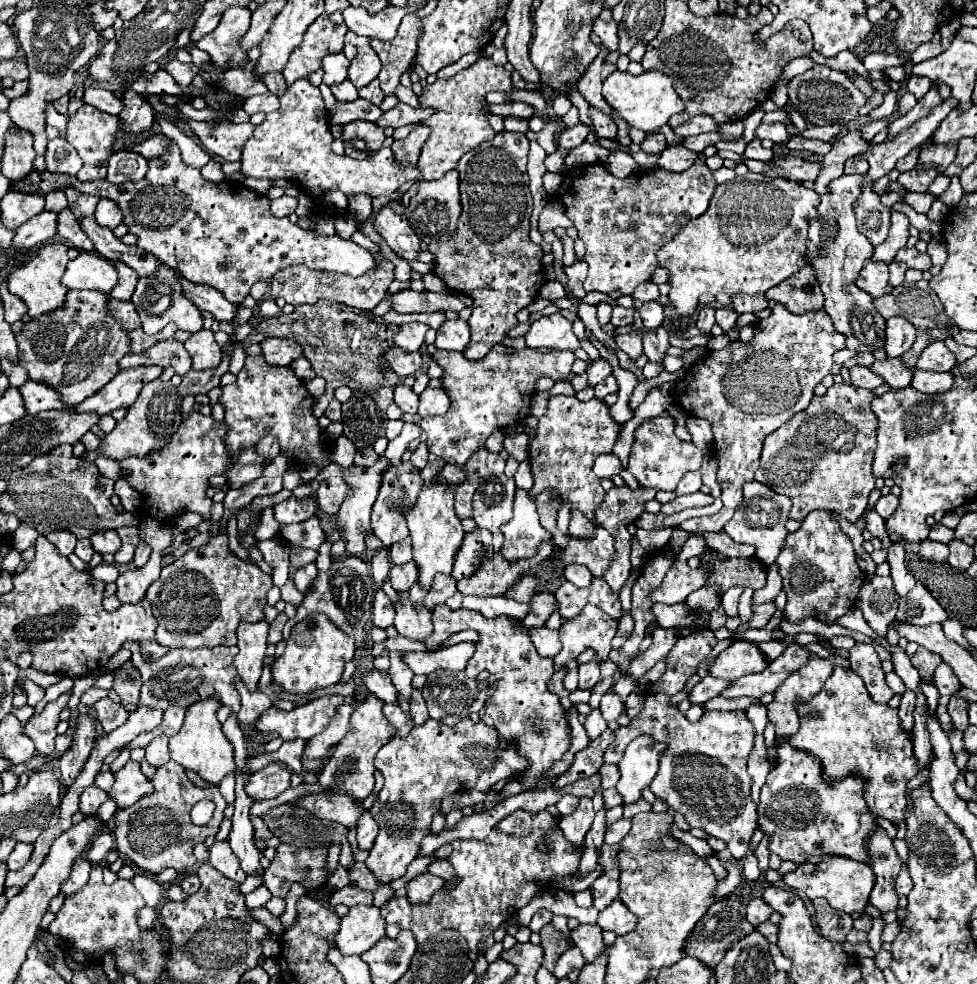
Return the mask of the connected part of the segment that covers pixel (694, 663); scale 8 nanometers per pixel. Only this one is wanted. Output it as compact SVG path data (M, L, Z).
M710 628L678 640L674 652L666 656L666 672L646 692L642 712L630 720L628 726L616 730L616 740L604 752L604 762L618 764L626 746L638 736L652 736L656 742L666 744L666 750L660 754L660 770L652 782L654 796L680 812L692 828L706 830L710 836L724 840L734 858L744 858L758 826L756 804L750 798L752 778L746 770L748 756L754 748L754 726L742 710L708 710L698 722L690 722L678 706L670 702L708 658L716 642L718 640Z

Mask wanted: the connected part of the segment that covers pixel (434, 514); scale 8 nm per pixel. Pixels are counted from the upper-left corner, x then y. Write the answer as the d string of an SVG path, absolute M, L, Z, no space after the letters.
M434 482L434 486L424 486L422 496L418 496L418 502L414 508L406 514L410 538L412 538L412 550L414 550L414 562L418 566L418 584L422 590L430 590L436 574L450 576L456 552L462 546L464 530L460 520L454 514L454 496L446 492L446 482Z

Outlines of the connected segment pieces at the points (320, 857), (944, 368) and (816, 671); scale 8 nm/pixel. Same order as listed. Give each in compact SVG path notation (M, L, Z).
M288 844L278 846L276 860L264 872L264 884L272 892L272 896L284 898L290 890L292 882L302 882L308 890L322 886L330 874L324 872L326 848L294 848Z
M932 342L926 346L926 350L920 354L916 368L922 370L934 370L934 372L950 372L956 364L954 354L946 348L944 342Z
M816 654L810 656L808 664L804 668L800 668L798 672L794 672L794 676L788 676L786 682L782 682L778 686L778 690L774 692L774 700L766 706L768 708L768 718L776 728L776 738L788 738L792 734L796 734L800 730L800 716L798 716L798 704L806 704L810 702L824 686L824 682L828 680L828 676L834 672L834 668L850 668L850 662L846 658L840 656L830 656L830 658L820 658Z

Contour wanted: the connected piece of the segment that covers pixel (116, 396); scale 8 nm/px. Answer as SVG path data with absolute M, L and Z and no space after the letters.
M154 366L118 372L102 390L86 398L82 404L72 406L70 410L72 412L94 412L98 416L112 414L118 408L128 410L136 402L140 390L148 382L156 380L160 374L162 374L162 368L154 368Z

